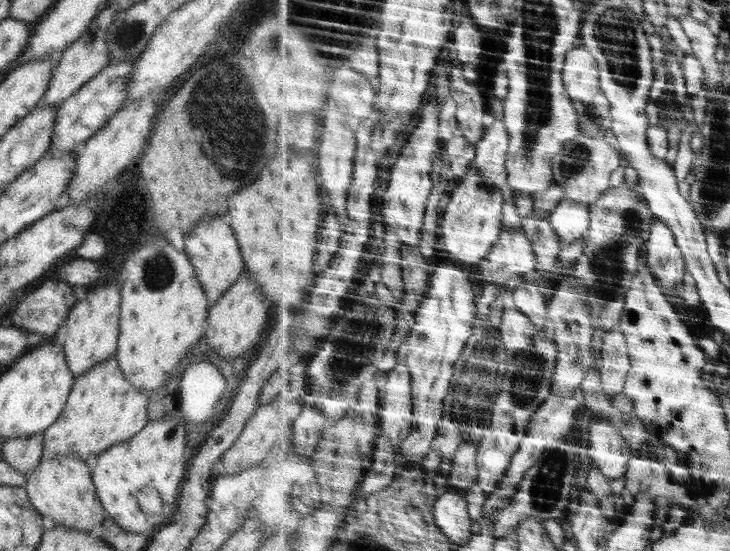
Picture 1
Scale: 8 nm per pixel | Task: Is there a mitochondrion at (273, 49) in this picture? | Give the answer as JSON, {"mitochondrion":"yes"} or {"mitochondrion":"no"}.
{"mitochondrion":"yes"}

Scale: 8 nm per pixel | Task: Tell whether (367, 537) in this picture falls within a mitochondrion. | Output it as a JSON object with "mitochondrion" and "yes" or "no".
{"mitochondrion":"yes"}

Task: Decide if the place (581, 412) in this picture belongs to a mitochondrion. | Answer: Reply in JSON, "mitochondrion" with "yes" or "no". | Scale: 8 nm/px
{"mitochondrion":"no"}

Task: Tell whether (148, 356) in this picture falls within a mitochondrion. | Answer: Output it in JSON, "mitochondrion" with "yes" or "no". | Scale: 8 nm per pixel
{"mitochondrion":"no"}

